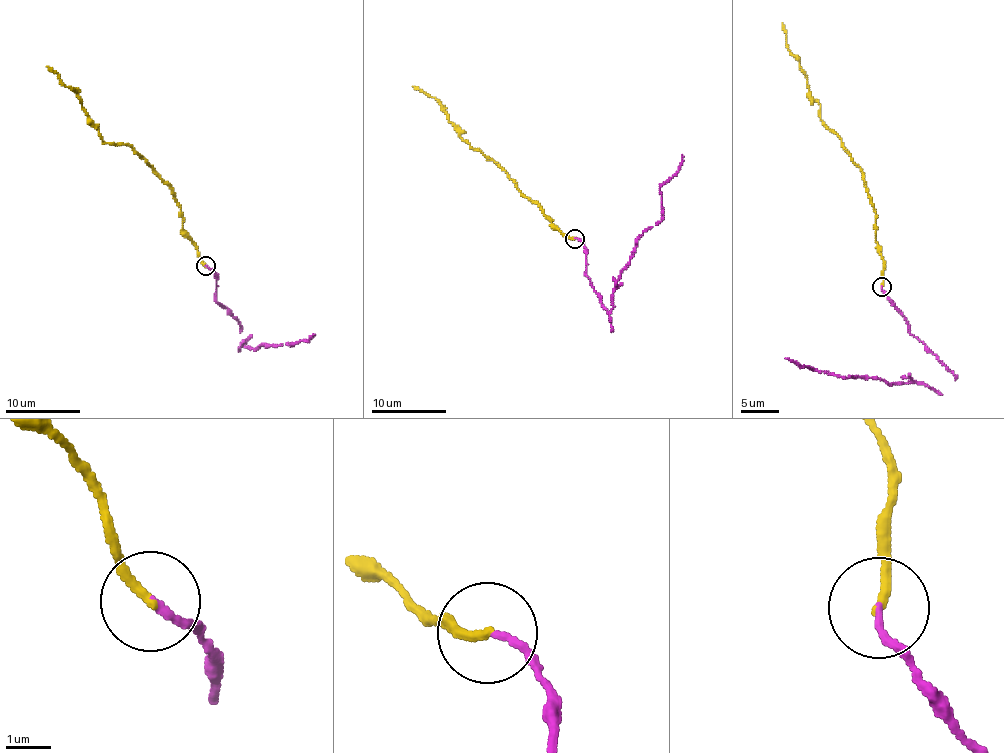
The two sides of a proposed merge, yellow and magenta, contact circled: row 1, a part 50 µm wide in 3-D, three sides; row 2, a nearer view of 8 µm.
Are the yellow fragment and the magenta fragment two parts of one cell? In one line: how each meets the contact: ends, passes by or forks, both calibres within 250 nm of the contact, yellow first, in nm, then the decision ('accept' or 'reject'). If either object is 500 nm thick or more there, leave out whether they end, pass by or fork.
yellow ends | magenta ends | 200/150 nm | accept

